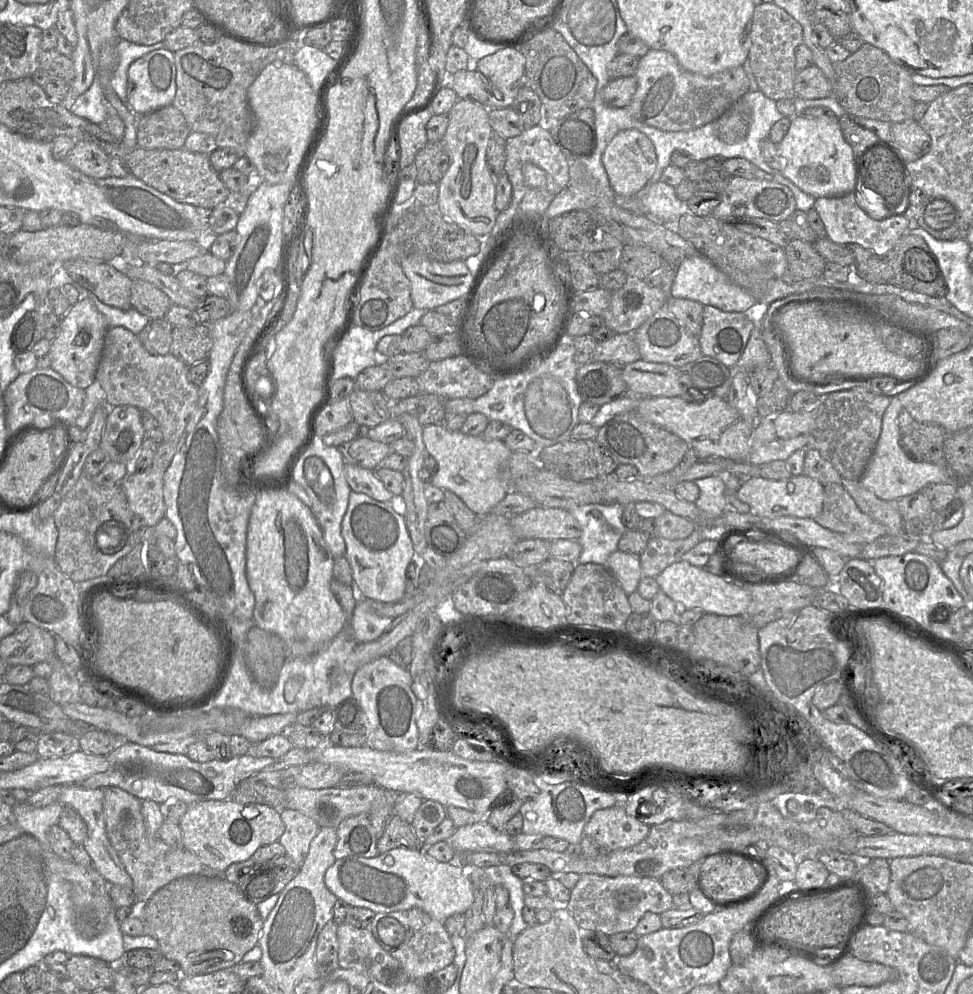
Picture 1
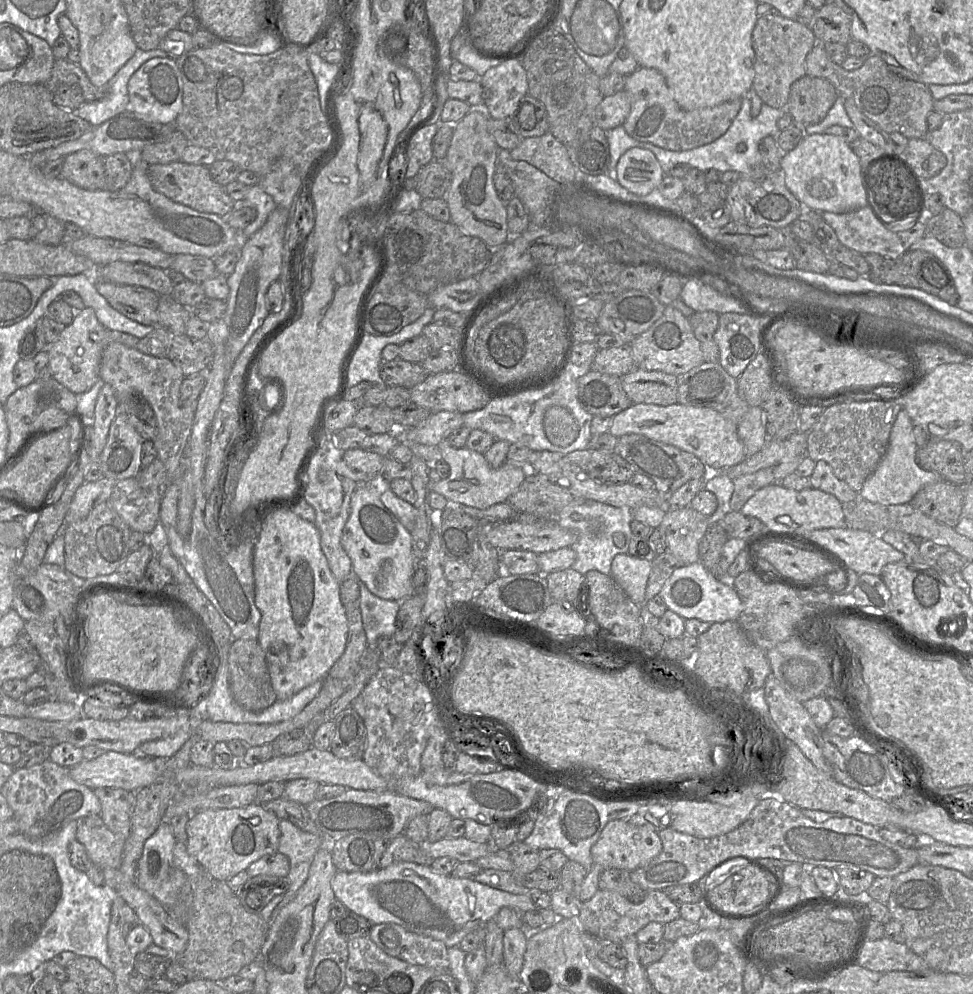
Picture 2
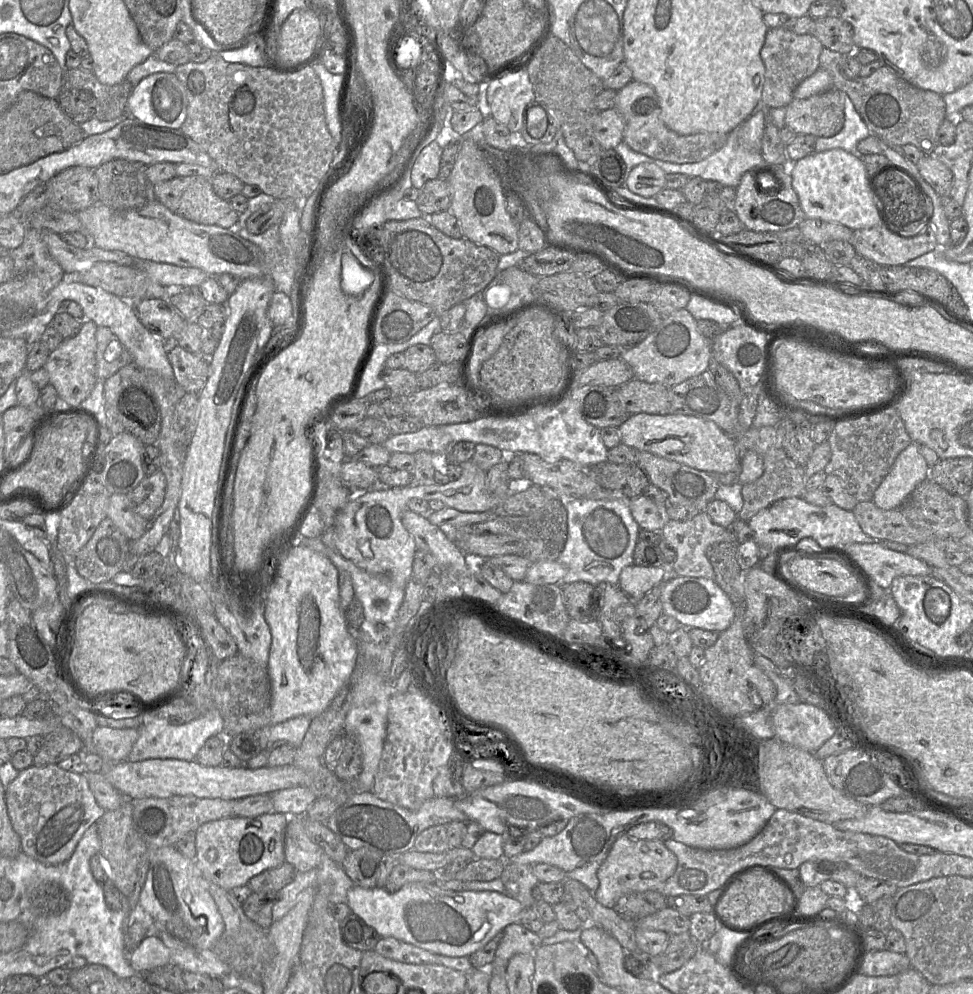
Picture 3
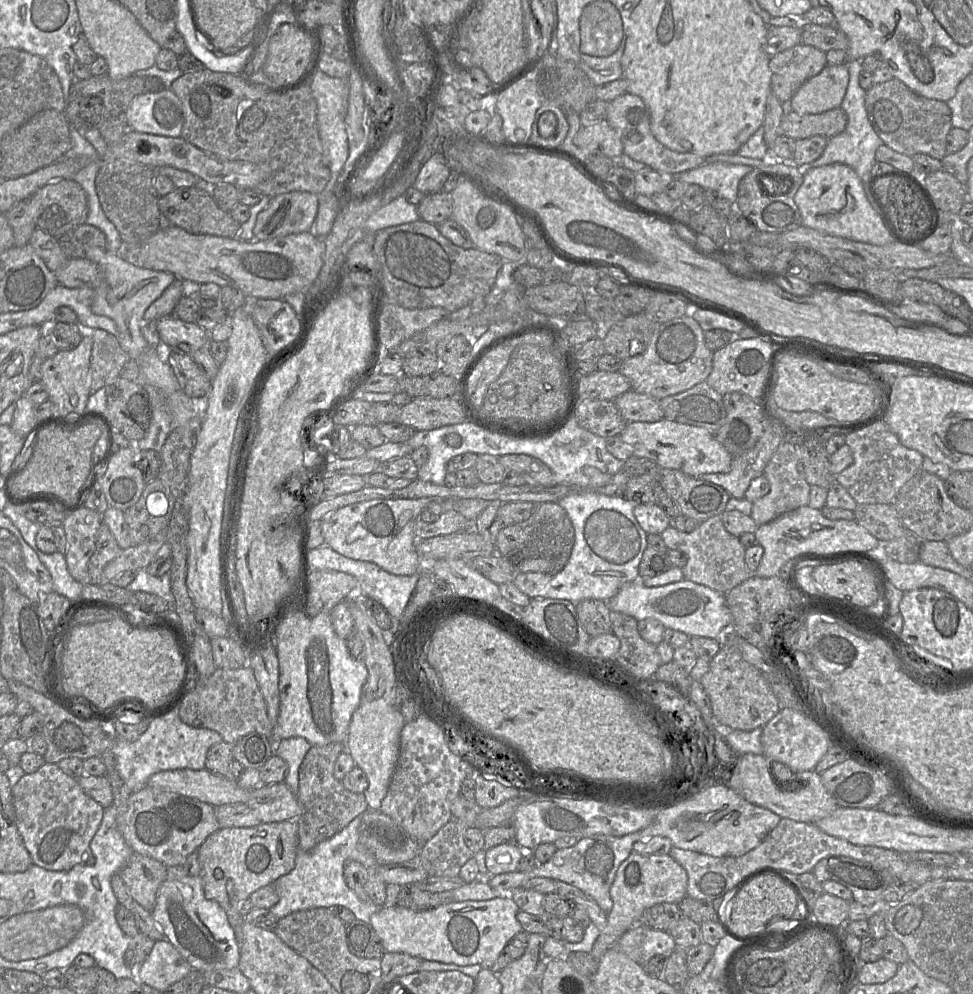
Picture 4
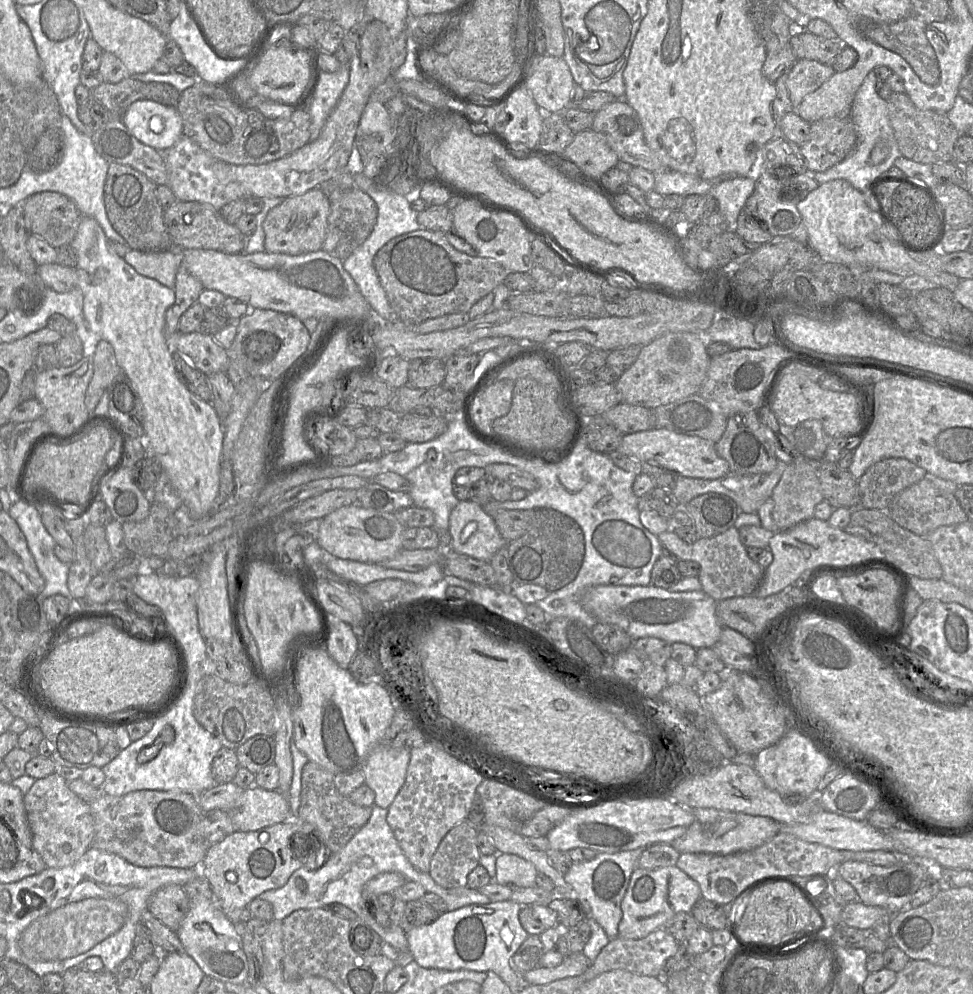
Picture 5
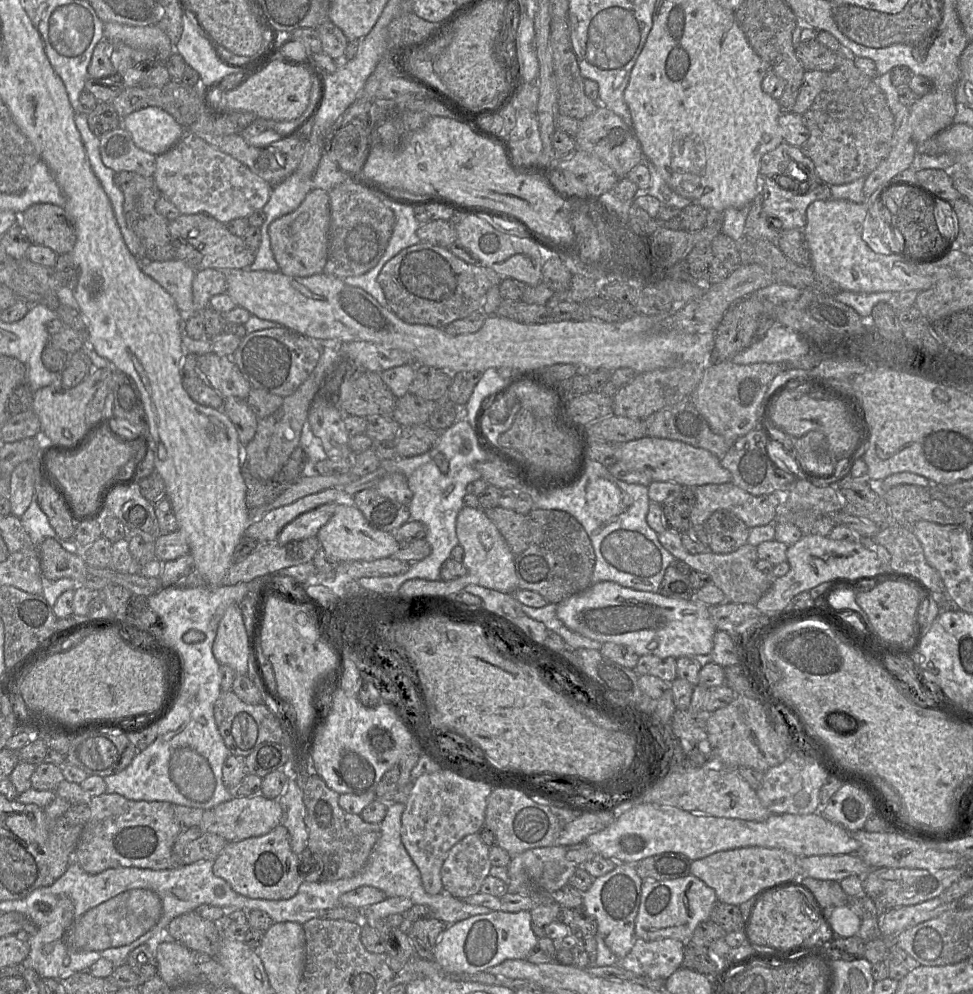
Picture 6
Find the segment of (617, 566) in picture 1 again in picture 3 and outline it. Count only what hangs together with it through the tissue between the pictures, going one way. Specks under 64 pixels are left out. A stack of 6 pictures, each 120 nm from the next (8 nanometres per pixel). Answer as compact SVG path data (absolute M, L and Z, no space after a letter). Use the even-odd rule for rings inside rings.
M629 565L620 573L617 586L632 600L639 600L664 578L664 567Z

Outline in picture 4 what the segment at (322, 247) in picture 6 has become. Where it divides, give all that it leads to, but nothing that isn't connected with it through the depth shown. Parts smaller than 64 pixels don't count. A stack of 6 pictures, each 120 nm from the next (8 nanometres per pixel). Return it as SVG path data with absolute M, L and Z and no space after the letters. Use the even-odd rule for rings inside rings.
M292 191L279 194L261 211L256 219L254 236L271 240L290 234L312 231L318 211L318 196L309 192Z

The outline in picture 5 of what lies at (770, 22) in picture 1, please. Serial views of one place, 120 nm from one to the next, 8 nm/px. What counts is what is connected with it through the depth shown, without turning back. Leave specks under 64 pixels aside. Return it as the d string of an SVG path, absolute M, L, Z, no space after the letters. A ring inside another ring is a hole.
M798 59L788 71L786 80L793 110L796 110L805 96L817 90L834 73L832 65Z

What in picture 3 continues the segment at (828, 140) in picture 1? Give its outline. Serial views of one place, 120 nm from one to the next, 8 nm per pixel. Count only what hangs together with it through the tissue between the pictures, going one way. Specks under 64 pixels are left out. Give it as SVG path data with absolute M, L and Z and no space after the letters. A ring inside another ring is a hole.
M836 148L812 154L790 163L793 189L807 218L838 222L852 230L871 228L881 223L881 216L873 201L873 192L867 185L869 175L860 156Z

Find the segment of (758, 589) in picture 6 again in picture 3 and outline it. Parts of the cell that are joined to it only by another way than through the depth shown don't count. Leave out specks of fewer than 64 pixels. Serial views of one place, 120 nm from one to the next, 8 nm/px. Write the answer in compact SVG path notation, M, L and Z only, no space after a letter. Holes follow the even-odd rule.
M701 511L691 519L678 521L670 519L662 528L661 536L676 552L673 563L674 572L679 576L704 577L714 579L714 570L707 557L707 550L714 543L738 543L727 529L714 523L705 511Z

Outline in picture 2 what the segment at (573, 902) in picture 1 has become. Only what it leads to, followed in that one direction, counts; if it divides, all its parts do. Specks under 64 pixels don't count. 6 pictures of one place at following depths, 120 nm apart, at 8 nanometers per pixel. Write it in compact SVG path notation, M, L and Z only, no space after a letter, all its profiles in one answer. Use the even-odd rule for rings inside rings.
M598 889L591 899L580 903L577 922L583 930L598 938L599 958L612 967L624 969L627 957L621 943L623 940L635 936L650 922L665 925L679 917L679 905L660 890L646 890L644 900L635 904L616 892Z

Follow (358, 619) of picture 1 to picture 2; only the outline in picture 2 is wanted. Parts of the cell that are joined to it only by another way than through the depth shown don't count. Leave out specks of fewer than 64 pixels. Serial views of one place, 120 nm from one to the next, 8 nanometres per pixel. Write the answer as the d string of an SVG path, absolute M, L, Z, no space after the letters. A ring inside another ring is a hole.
M357 580L359 587L359 610L366 635L367 647L377 647L382 637L392 637L396 631L400 602L385 600L373 595Z

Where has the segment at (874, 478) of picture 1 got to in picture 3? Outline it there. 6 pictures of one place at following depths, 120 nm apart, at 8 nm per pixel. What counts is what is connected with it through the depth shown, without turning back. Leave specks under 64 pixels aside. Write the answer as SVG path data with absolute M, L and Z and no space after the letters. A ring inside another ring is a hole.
M911 442L895 459L890 471L875 490L872 502L884 510L897 509L918 484L929 478L929 466L918 451L918 444Z

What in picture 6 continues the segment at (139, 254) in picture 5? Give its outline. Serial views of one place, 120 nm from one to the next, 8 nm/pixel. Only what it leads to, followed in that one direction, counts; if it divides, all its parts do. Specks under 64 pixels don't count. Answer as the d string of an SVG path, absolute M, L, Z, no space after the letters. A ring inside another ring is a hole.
M179 259L168 261L144 260L142 271L158 282L175 300L184 316L195 313L192 283L196 271Z

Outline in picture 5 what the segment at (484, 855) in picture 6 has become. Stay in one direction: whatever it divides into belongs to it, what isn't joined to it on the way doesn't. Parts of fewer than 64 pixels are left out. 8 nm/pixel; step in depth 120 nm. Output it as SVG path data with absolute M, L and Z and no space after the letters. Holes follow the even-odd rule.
M466 820L443 837L435 851L428 874L444 888L467 887L469 874L478 866L478 830Z

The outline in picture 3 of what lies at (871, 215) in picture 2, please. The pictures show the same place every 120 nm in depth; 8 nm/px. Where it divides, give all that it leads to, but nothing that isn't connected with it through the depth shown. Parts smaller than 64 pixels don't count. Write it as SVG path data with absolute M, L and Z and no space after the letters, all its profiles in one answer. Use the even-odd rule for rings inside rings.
M882 218L881 223L876 226L853 230L851 244L858 255L874 261L880 266L905 265L908 261L933 251L938 247L931 222L919 234L912 237L905 237L892 232L882 222Z

